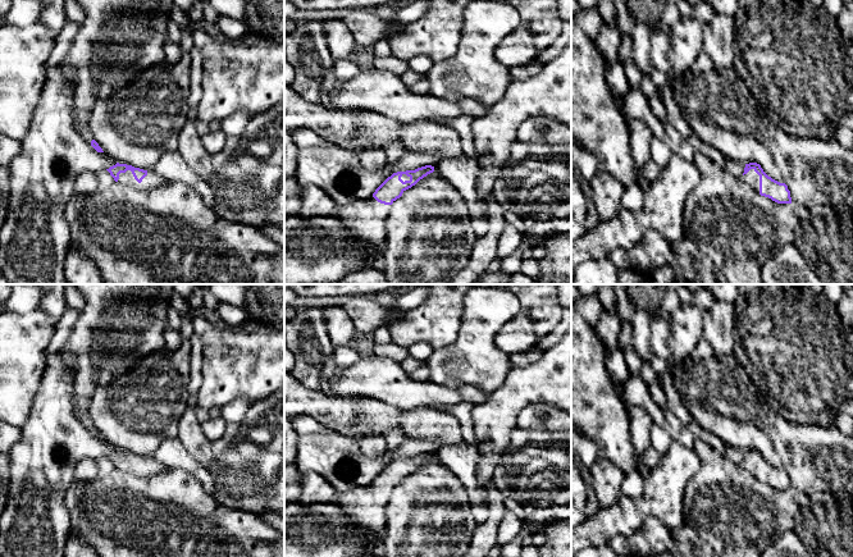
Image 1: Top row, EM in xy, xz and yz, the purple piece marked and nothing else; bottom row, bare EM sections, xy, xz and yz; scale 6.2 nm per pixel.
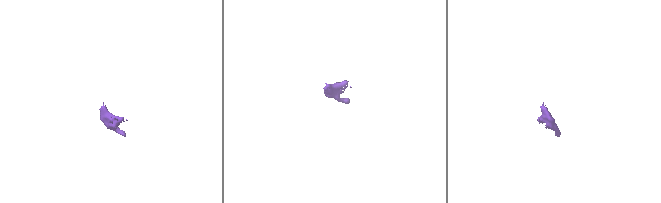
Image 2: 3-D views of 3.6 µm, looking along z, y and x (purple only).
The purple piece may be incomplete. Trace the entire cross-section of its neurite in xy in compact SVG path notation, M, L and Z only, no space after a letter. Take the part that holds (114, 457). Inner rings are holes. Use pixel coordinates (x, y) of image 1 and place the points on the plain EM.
M117 449L115 452L110 453L109 456L106 456L110 462L114 465L115 469L118 469L119 466L119 461L120 460L126 460L127 457L131 457L134 466L141 470L142 466L147 462L147 457L140 456L140 455L134 455L132 452L127 452L127 451L119 451Z

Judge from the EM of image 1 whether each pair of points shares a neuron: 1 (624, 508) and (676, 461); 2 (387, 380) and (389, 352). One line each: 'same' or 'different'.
1: same
2: different

